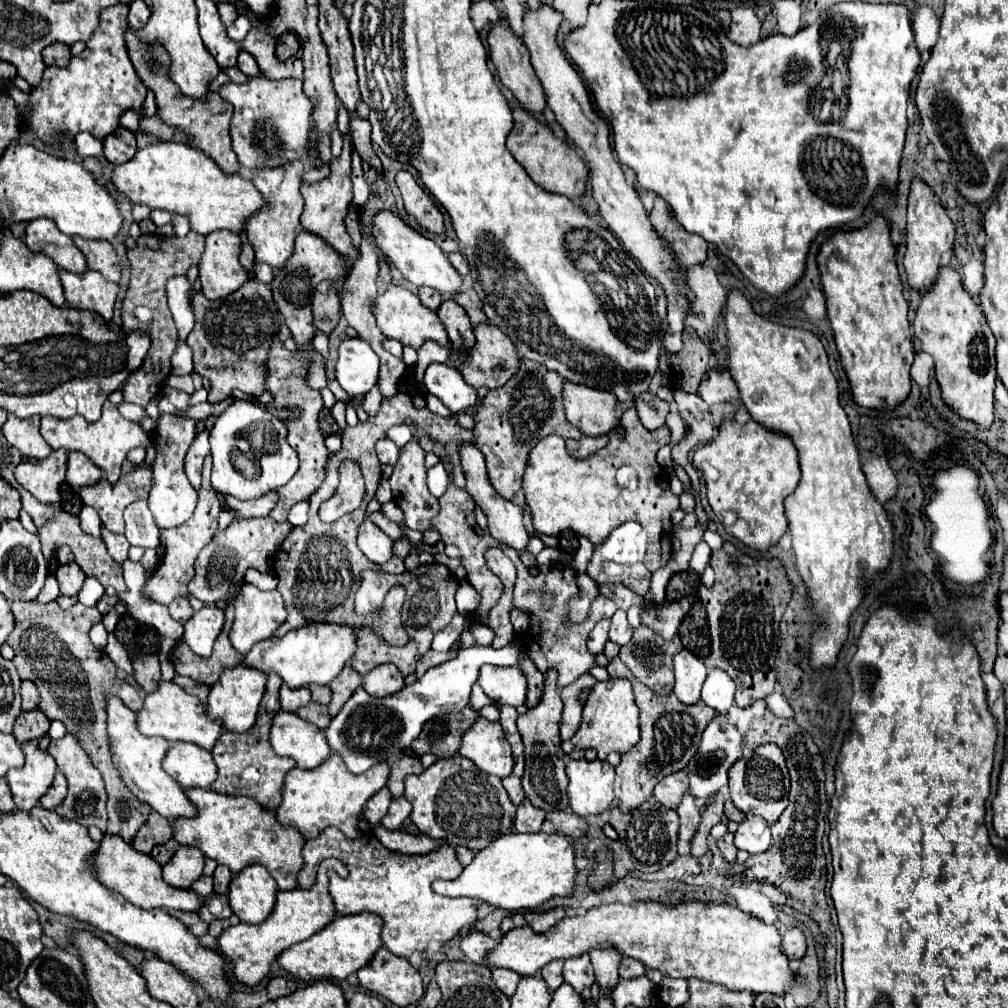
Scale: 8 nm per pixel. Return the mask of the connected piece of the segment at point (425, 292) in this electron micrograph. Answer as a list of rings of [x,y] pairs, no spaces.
[[[428,286],[418,288],[418,298],[420,298],[420,302],[422,302],[424,306],[428,306],[430,310],[438,310],[438,306],[442,304],[440,296],[436,296],[436,292],[432,292],[432,288],[428,288]]]

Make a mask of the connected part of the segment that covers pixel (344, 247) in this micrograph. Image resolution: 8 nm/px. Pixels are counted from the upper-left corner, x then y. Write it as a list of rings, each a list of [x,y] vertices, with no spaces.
[[[346,134],[344,136],[344,150],[342,150],[342,156],[332,160],[332,174],[320,182],[315,184],[307,184],[302,182],[300,186],[300,192],[304,196],[304,212],[300,216],[300,226],[304,232],[310,232],[314,236],[320,236],[332,250],[336,250],[340,256],[344,256],[346,260],[354,262],[360,258],[360,250],[354,248],[350,236],[348,236],[348,230],[346,230],[346,214],[348,214],[348,208],[350,208],[350,202],[352,202],[352,182],[350,182],[350,142],[352,142],[352,136]]]

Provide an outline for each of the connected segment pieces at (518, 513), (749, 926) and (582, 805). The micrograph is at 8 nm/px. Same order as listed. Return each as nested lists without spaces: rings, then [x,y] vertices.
[[[464,444],[460,454],[462,454],[462,468],[464,468],[464,474],[466,474],[466,490],[470,492],[470,496],[476,500],[476,504],[486,514],[486,518],[488,518],[488,532],[492,534],[492,538],[512,546],[520,554],[526,552],[526,544],[528,544],[530,536],[528,536],[528,532],[524,528],[524,510],[522,510],[522,506],[516,506],[514,502],[504,500],[500,494],[496,494],[496,490],[492,488],[490,480],[486,478],[484,456],[482,456],[482,452],[478,448],[474,448],[472,444]]]
[[[644,900],[634,904],[602,904],[590,908],[582,916],[572,916],[572,918],[566,916],[560,924],[556,924],[556,928],[544,932],[544,936],[536,936],[536,932],[532,932],[532,928],[528,926],[514,928],[512,932],[500,936],[498,946],[492,952],[488,952],[488,962],[490,966],[502,966],[520,972],[522,976],[534,976],[552,960],[576,958],[584,952],[590,952],[592,948],[614,948],[622,956],[640,960],[646,968],[660,970],[664,976],[672,976],[672,978],[694,976],[698,980],[724,984],[732,990],[750,990],[754,994],[760,992],[784,994],[796,982],[796,974],[790,970],[790,960],[780,952],[780,932],[776,930],[776,926],[768,926],[736,906],[718,904],[718,902],[700,902],[700,900],[688,900],[674,906],[656,900]]]
[[[570,760],[570,764],[566,766],[566,776],[570,780],[568,784],[568,798],[570,798],[570,806],[574,810],[574,814],[578,816],[592,816],[592,814],[600,814],[604,810],[610,808],[612,800],[614,800],[614,768],[608,762],[602,760]]]

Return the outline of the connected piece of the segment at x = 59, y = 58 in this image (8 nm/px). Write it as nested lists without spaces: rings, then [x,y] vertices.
[[[50,44],[42,50],[42,56],[44,56],[44,62],[46,66],[68,66],[70,62],[70,50],[66,44]]]

